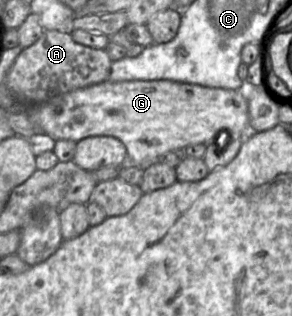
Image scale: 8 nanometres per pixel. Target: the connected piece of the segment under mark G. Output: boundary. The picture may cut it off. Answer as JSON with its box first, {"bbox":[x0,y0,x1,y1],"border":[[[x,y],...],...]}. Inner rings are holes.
{"bbox":[26,80,250,168],"border":[[[106,80],[102,83],[88,86],[85,88],[77,89],[65,94],[57,95],[49,100],[32,105],[26,108],[27,117],[35,125],[39,126],[42,132],[50,136],[55,141],[57,140],[72,140],[78,142],[84,138],[91,136],[112,136],[123,142],[127,149],[127,159],[132,165],[137,167],[146,168],[151,163],[160,160],[167,152],[178,149],[185,148],[188,145],[202,143],[208,145],[215,140],[220,132],[225,130],[232,133],[233,138],[244,139],[250,132],[249,125],[249,114],[248,114],[248,102],[247,99],[242,95],[239,90],[223,89],[223,88],[213,88],[205,87],[197,84],[182,83],[172,80],[130,80],[121,82],[111,82]]]}

